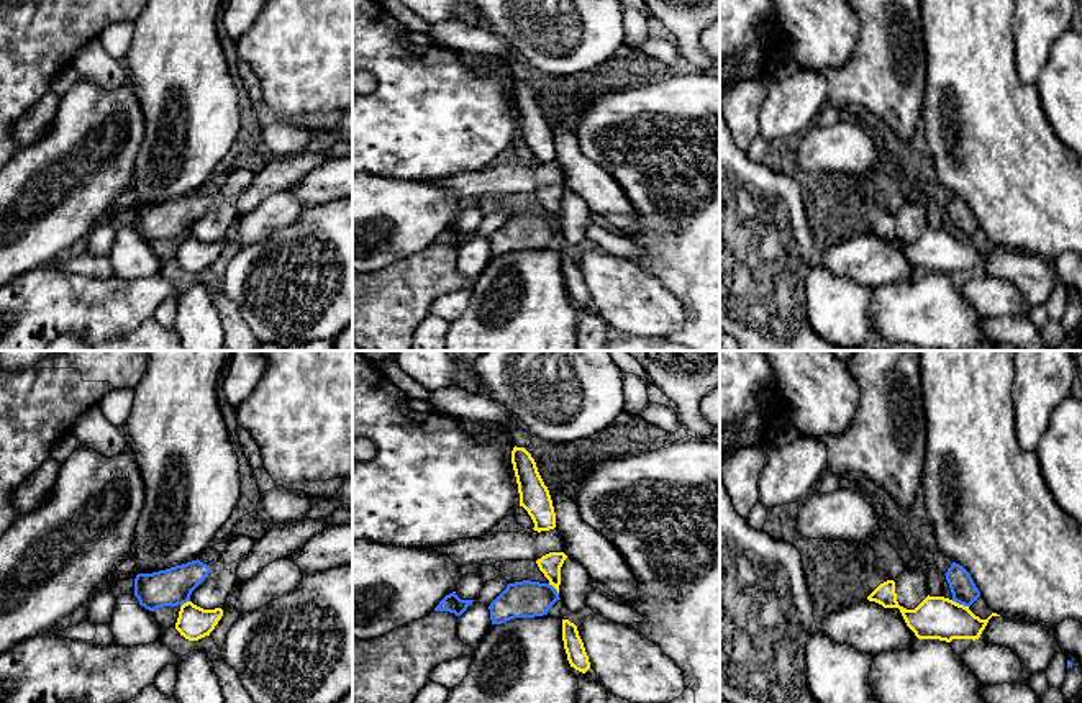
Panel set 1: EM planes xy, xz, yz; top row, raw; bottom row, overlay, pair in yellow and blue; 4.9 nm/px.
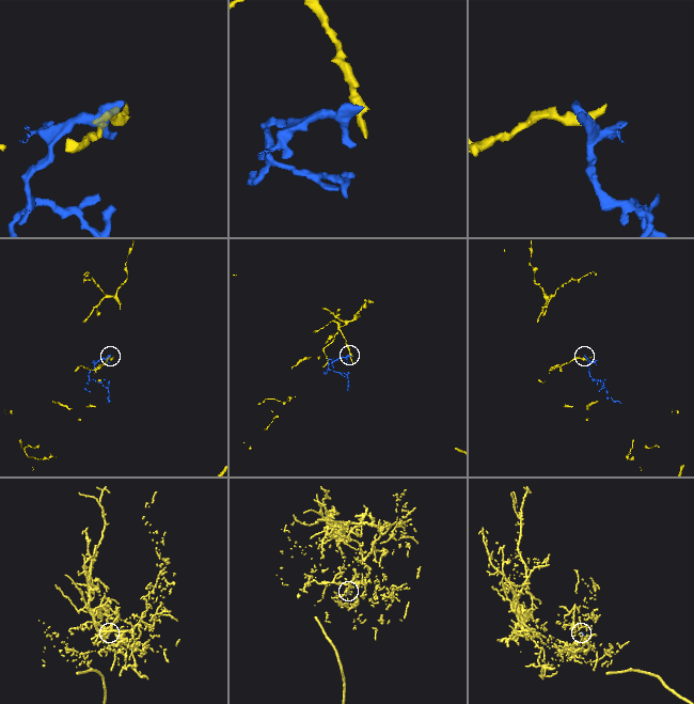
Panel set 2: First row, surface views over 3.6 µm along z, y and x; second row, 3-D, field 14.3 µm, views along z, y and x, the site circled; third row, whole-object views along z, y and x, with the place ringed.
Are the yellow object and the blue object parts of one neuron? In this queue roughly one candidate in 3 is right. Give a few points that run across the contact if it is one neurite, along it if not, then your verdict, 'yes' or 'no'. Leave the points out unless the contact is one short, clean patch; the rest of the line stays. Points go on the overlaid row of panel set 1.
yz (951, 600), (968, 607) | no

